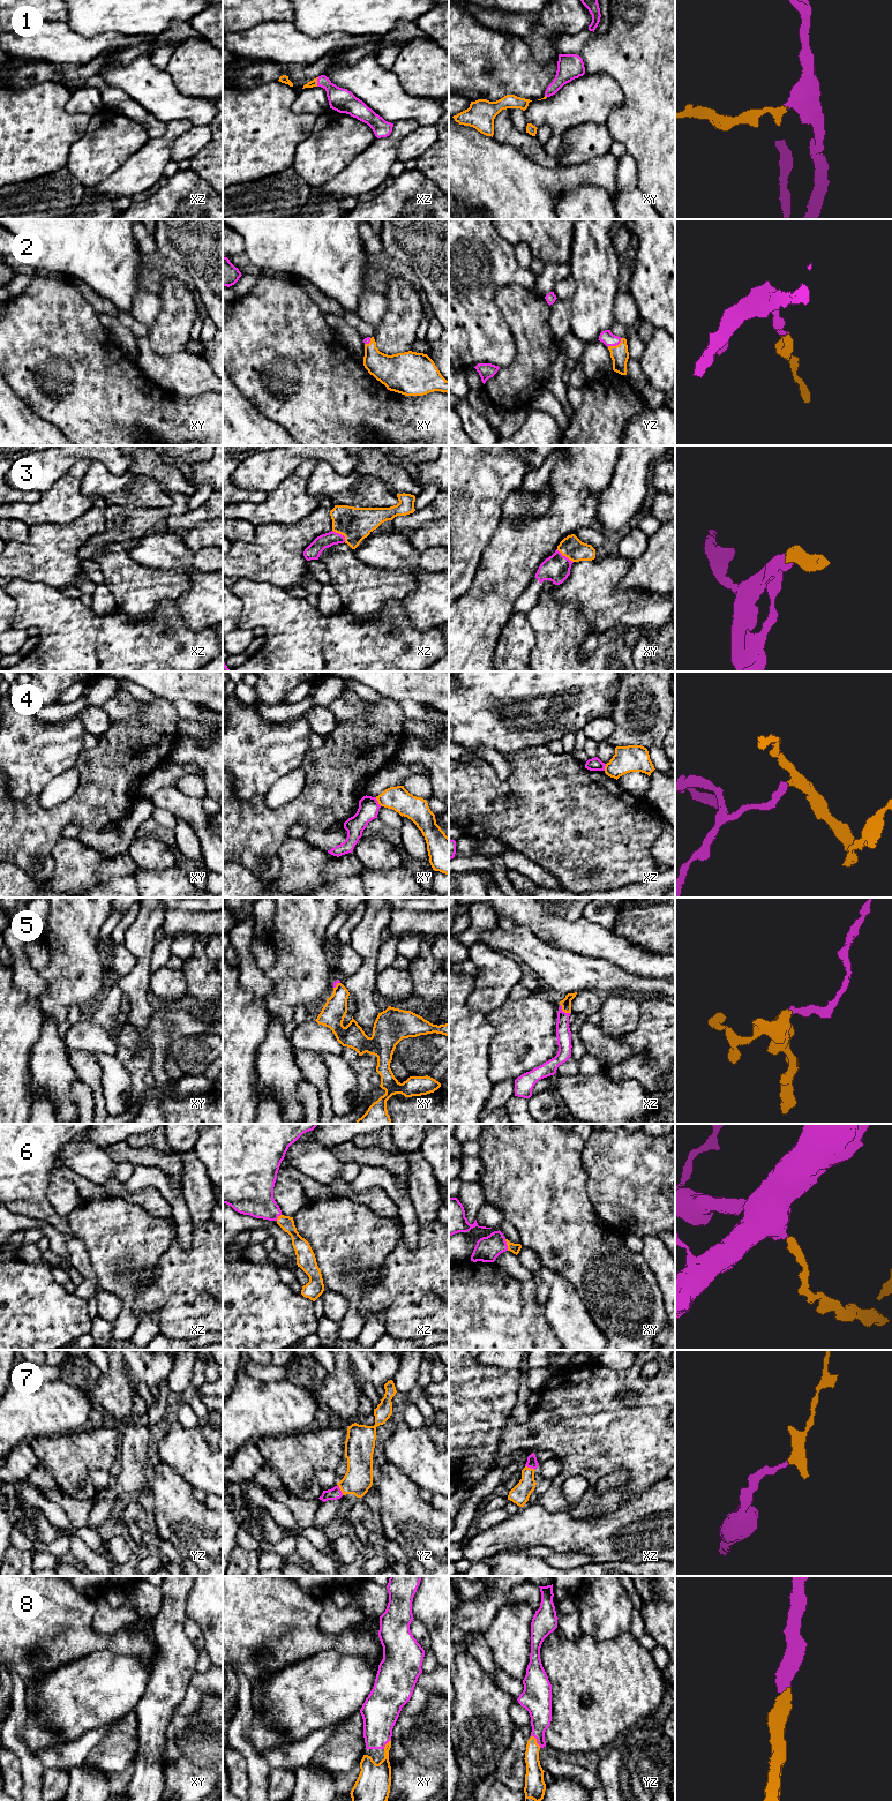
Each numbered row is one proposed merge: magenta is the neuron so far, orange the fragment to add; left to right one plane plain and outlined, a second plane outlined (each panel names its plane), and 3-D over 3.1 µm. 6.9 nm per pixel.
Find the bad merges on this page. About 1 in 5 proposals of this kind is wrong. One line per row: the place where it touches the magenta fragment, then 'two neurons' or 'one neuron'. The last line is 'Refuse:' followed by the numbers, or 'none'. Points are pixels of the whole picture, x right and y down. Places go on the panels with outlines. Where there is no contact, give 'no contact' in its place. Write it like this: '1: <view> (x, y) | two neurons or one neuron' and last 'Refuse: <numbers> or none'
1: xz (317, 82) | one neuron
2: yz (615, 345) | one neuron
3: xz (340, 534) | one neuron
4: xy (377, 802) | two neurons
5: xz (562, 1011) | one neuron
6: xy (507, 1245) | one neuron
7: yz (339, 1490) | one neuron
8: yz (537, 1741) | one neuron
Refuse: 4

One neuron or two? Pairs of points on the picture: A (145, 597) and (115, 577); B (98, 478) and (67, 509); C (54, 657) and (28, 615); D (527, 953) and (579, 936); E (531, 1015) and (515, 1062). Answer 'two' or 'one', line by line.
A: one
B: two
C: one
D: two
E: one

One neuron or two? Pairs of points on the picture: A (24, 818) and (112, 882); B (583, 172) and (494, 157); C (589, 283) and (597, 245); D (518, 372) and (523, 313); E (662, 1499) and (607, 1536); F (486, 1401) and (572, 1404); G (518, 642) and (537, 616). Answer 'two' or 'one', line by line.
A: two
B: one
C: one
D: one
E: one
F: two
G: two

